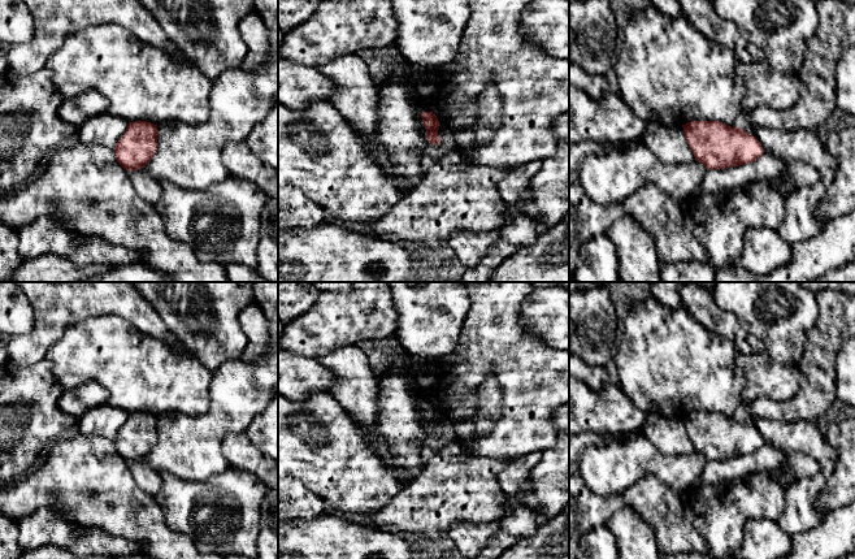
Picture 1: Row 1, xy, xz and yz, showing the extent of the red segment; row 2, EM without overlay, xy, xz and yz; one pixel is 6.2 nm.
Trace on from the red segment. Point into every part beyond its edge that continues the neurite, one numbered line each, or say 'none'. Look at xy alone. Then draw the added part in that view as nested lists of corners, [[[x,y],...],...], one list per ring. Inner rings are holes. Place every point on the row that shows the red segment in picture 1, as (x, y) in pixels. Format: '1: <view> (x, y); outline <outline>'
none

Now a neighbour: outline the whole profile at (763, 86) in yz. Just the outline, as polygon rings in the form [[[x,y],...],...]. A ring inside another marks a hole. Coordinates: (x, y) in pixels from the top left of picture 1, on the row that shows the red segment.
[[[765,60],[759,64],[737,62],[735,84],[745,91],[742,116],[760,107],[786,110],[799,99],[802,86],[797,74],[782,74]]]

